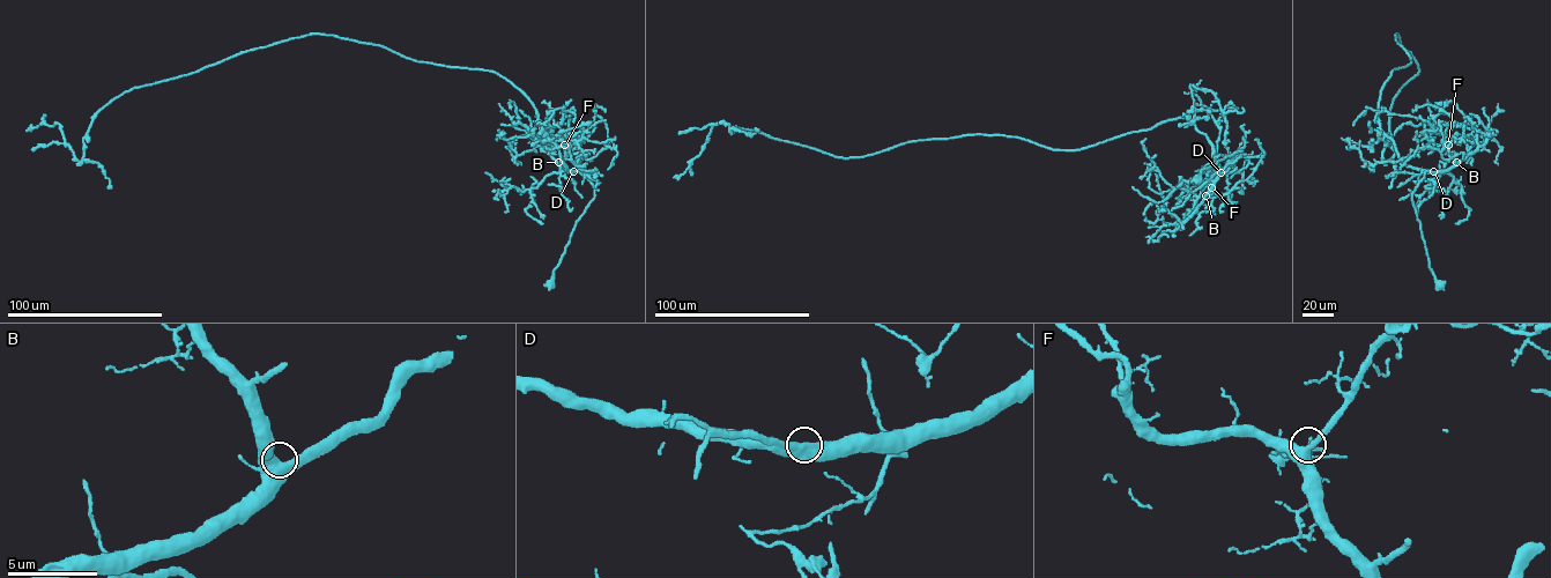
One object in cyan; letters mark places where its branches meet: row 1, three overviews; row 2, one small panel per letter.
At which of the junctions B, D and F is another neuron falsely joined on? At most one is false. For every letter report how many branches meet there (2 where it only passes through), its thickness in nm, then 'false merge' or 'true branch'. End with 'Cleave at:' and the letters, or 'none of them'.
B: branches 2; calibre 600 nm; true branch
D: branches 2; calibre 600 nm; true branch
F: branches 2; calibre 480 nm; true branch
Cleave at: none of them

